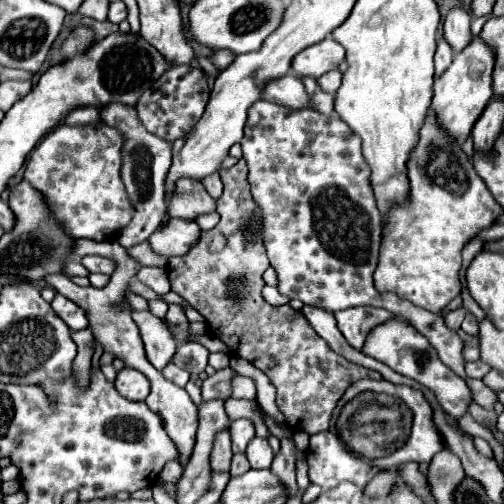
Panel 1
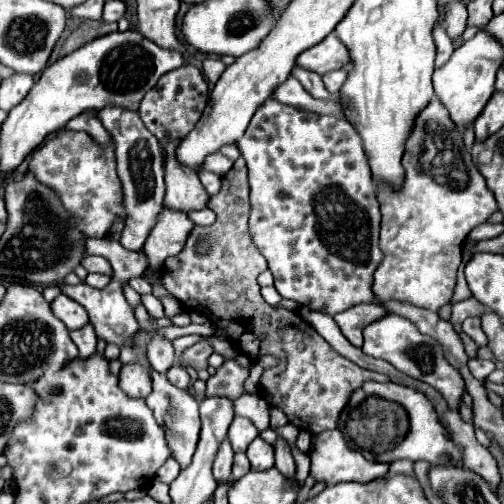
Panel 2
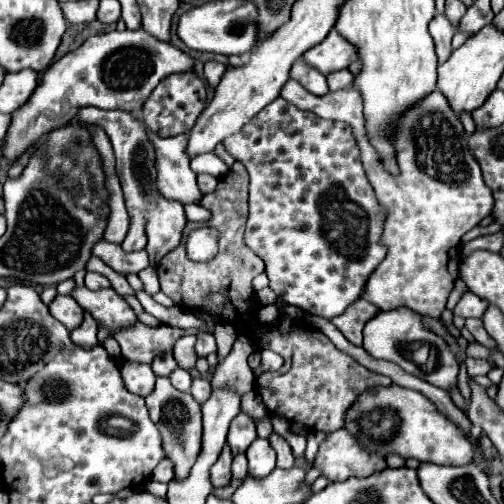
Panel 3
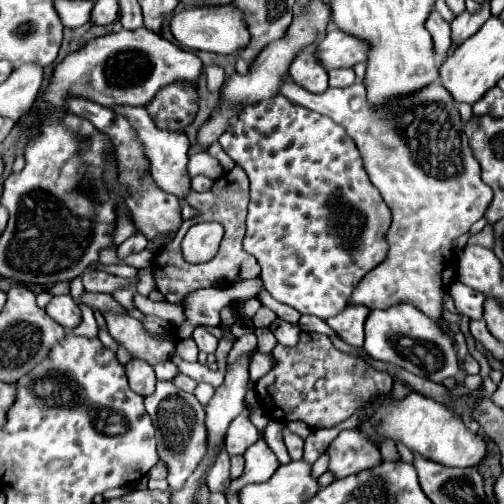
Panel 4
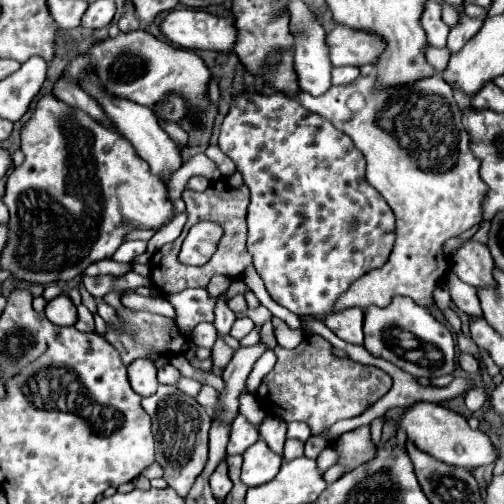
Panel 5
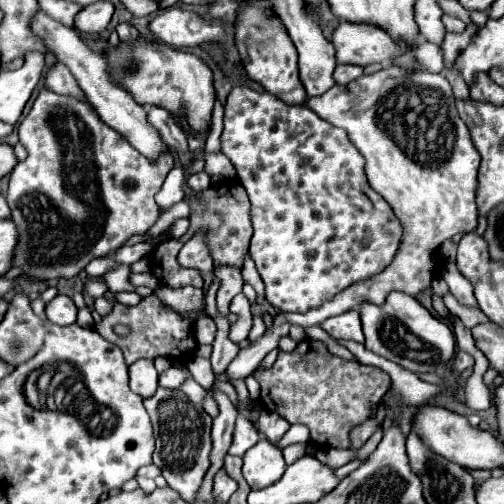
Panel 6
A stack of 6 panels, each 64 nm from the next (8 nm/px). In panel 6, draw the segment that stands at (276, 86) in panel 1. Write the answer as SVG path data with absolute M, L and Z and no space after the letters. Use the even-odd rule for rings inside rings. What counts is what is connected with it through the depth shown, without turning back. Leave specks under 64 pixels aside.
M390 66L370 76L364 74L346 86L336 84L322 96L306 98L304 106L332 126L344 128L352 144L366 158L370 186L392 206L402 224L400 248L392 264L380 274L348 286L336 298L328 300L328 304L308 310L306 314L278 314L272 328L266 330L260 340L240 348L226 370L230 382L248 378L262 358L278 348L278 340L288 334L290 324L308 328L322 324L330 316L356 310L362 302L384 304L394 290L416 298L422 290L430 288L434 272L442 264L438 256L440 244L460 232L472 232L478 224L476 192L480 154L470 140L466 124L458 116L452 86L444 74L426 70L406 74L400 66ZM352 98L360 98L360 104L352 104Z

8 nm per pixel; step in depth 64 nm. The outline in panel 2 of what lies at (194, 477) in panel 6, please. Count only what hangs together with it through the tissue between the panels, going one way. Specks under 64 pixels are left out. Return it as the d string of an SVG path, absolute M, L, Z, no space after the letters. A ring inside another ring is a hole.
M136 354L136 364L144 366L150 376L152 376L152 394L146 398L146 404L148 408L154 412L154 418L160 422L160 426L164 428L166 432L166 440L168 440L168 446L172 448L172 454L174 458L178 460L178 464L182 468L186 468L192 460L192 454L196 450L196 442L198 442L198 432L200 432L200 418L198 418L198 402L186 392L186 390L180 390L176 388L174 384L168 382L168 378L156 370L150 368L148 360L146 360L146 354Z

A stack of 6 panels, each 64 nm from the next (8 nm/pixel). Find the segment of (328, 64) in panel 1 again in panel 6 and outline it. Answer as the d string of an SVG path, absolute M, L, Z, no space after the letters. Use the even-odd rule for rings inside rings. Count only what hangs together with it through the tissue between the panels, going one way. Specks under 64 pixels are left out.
M342 22L334 30L330 42L336 48L338 64L392 64L404 52L404 44L392 42L392 38L384 30L370 24Z

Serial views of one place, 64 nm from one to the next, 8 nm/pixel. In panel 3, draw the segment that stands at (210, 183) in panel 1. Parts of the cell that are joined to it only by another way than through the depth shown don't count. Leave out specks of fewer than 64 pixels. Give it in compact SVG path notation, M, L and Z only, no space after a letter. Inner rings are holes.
M198 174L198 184L200 184L200 190L202 190L204 194L210 194L210 192L216 190L218 178L214 178L214 176L210 176L210 174Z

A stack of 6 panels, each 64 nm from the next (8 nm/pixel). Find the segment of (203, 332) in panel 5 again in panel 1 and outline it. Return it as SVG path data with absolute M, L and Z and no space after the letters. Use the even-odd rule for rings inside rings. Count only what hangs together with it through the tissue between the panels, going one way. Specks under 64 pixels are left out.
M184 342L176 348L176 354L172 358L172 362L178 366L178 368L184 368L188 370L190 374L200 374L206 364L208 364L208 350L198 344L198 342Z

